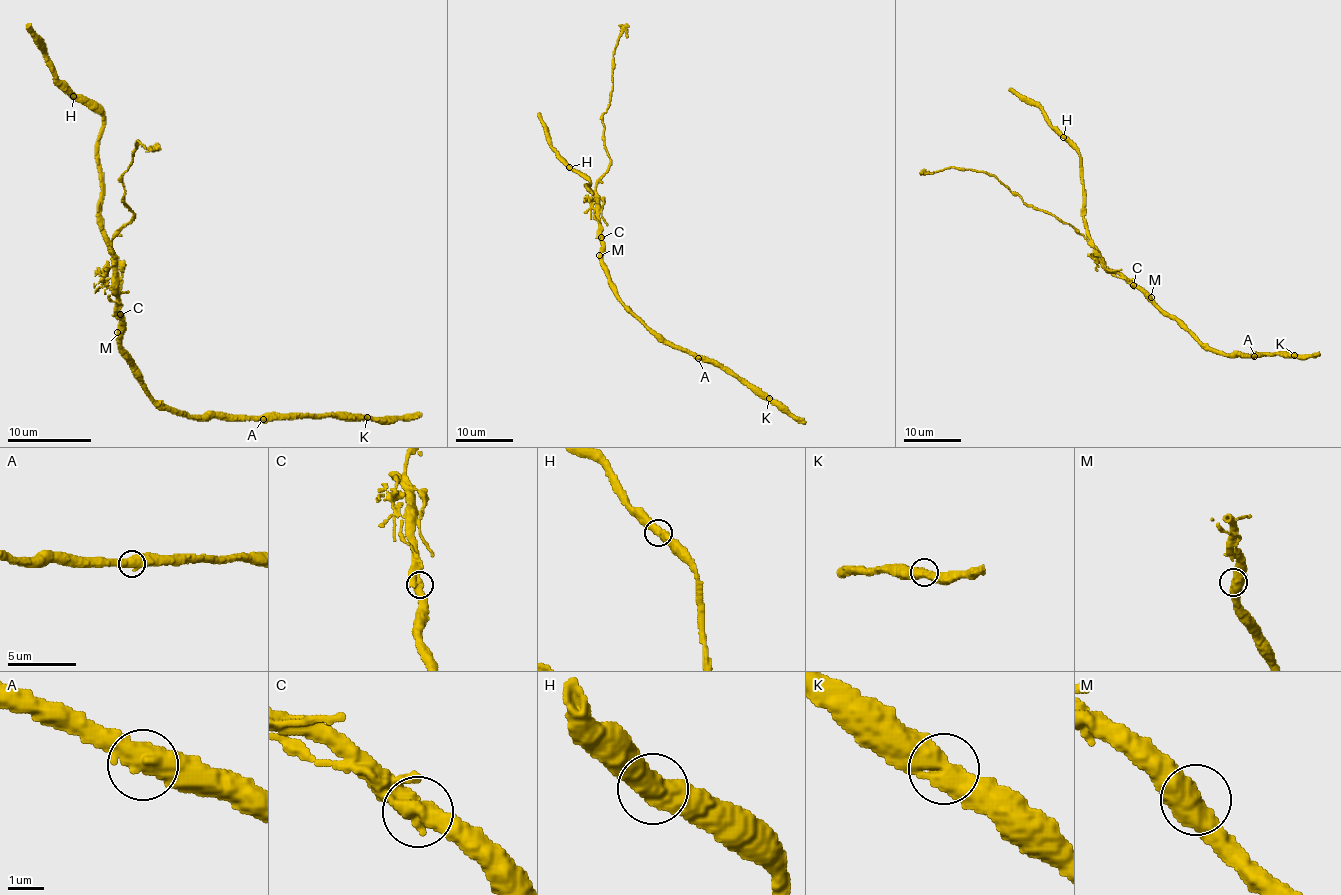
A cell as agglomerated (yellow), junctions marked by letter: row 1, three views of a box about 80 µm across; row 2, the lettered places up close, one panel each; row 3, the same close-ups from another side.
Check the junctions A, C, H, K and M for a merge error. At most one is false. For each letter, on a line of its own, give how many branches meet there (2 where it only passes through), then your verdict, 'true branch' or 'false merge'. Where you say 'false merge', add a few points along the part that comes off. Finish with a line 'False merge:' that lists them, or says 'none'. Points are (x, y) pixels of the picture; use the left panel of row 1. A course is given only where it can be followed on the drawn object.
A: 2 | true branch
C: 2 | false merge | (120, 313), (105, 273), (115, 258), (111, 241), (132, 214), (122, 176), (136, 140), (160, 149)
H: 2 | true branch
K: 2 | true branch
M: 2 | true branch
False merge: C

